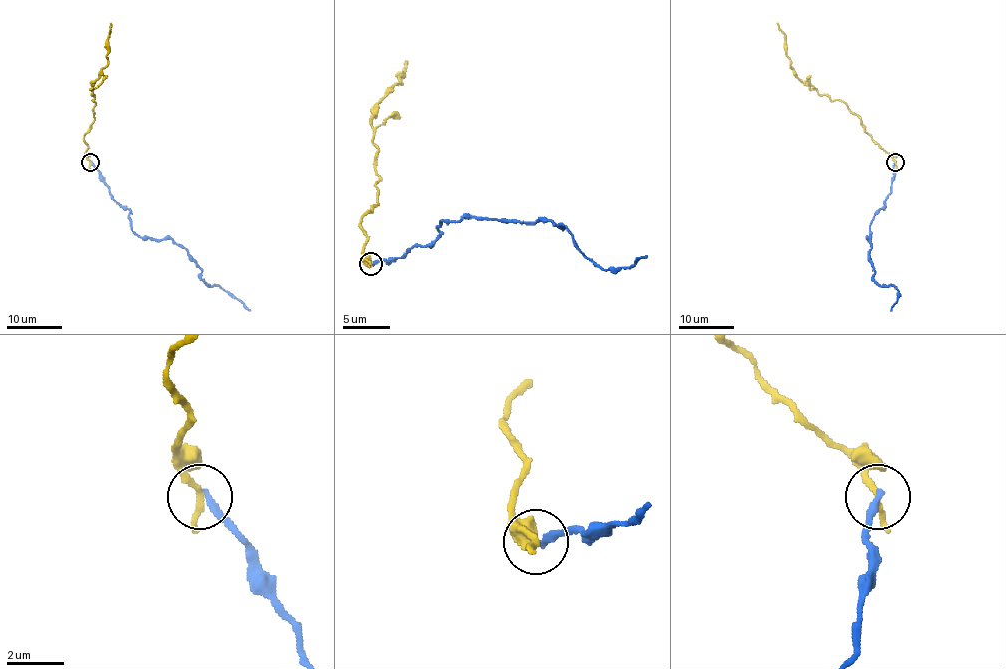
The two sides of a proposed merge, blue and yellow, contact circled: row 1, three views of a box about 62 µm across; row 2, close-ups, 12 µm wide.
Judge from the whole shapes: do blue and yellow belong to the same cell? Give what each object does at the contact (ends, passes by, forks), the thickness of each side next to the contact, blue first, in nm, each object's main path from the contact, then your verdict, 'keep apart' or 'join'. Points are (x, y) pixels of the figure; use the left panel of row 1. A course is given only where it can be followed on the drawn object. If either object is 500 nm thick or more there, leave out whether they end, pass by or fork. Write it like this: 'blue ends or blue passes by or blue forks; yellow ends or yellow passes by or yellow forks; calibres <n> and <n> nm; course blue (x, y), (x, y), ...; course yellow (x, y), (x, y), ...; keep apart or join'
blue ends; yellow passes by; calibres 240 and 180 nm; course blue (90, 162), (110, 195), (130, 211), (136, 233), (179, 243), (202, 271), (208, 285), (230, 292), (250, 311); course yellow (90, 162), (83, 138), (94, 117), (94, 97), (90, 90), (105, 66), (111, 22); keep apart

